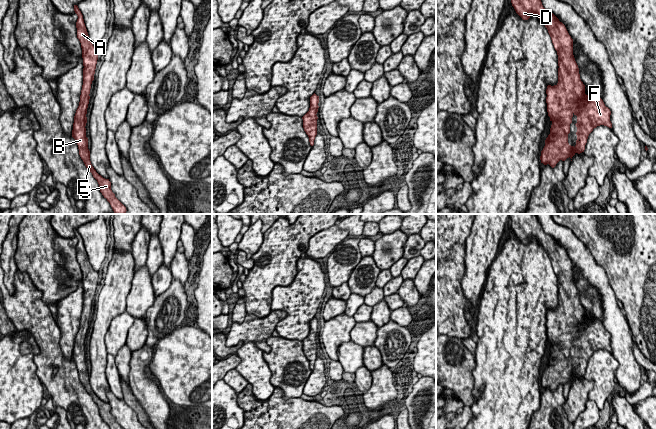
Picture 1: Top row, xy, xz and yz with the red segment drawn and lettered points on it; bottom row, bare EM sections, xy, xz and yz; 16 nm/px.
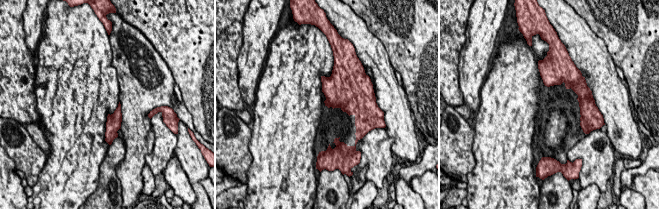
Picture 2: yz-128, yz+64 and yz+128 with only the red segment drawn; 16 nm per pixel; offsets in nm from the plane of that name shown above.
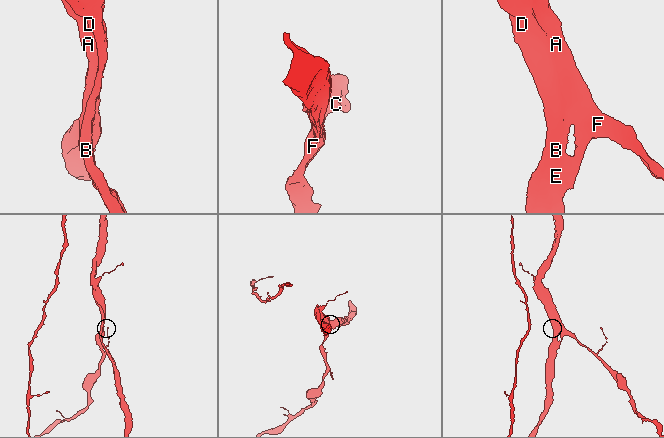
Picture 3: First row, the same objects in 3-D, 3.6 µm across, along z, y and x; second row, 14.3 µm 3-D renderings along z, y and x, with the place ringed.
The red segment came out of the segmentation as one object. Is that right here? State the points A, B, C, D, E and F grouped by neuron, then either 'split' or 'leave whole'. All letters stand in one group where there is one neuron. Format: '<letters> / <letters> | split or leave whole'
A B C D E F | leave whole

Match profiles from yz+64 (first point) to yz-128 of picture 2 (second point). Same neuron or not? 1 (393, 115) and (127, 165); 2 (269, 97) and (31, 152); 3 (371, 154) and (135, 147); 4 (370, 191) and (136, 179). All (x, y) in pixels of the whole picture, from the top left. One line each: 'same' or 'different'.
1: different
2: different
3: different
4: different

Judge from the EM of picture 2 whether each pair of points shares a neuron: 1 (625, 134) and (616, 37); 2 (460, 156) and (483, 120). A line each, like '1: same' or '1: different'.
1: different
2: different

